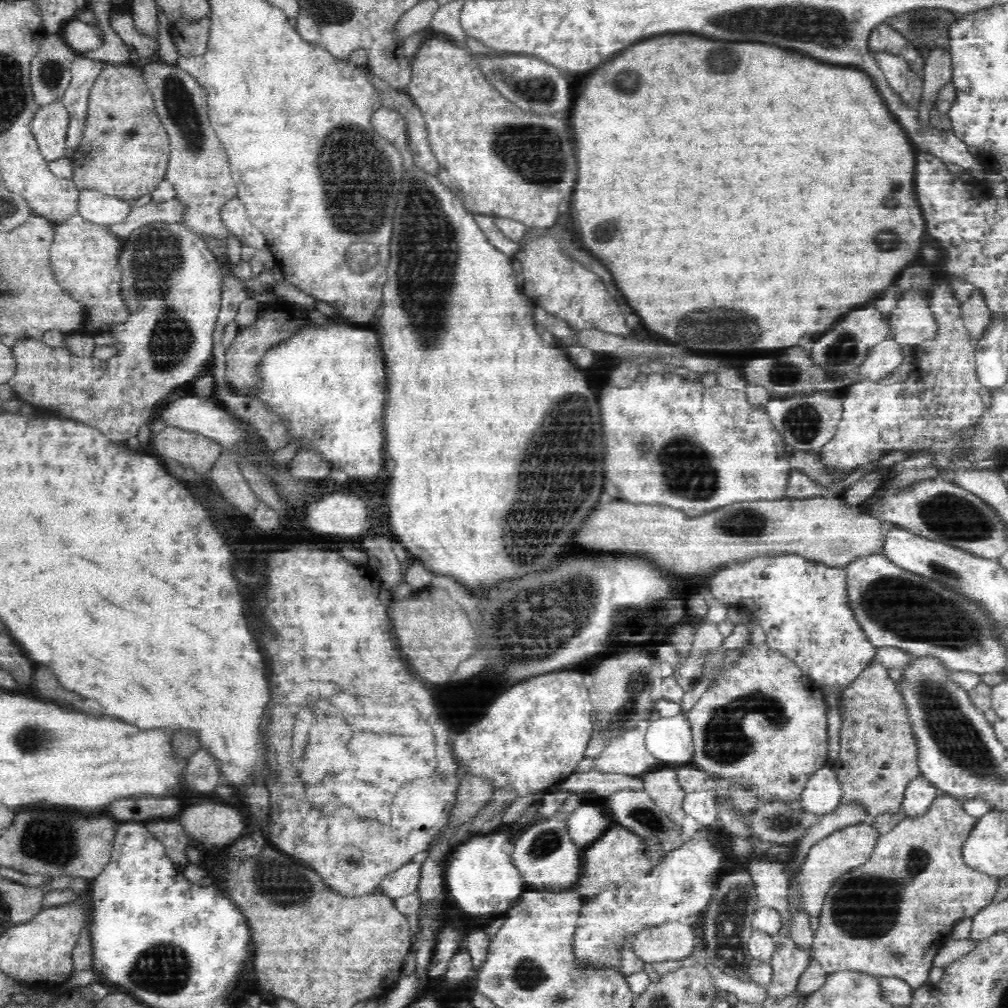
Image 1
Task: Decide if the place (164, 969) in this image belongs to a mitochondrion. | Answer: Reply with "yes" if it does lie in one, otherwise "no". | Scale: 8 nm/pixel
yes

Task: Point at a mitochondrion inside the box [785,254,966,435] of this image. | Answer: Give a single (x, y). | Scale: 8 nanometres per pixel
(843, 350)

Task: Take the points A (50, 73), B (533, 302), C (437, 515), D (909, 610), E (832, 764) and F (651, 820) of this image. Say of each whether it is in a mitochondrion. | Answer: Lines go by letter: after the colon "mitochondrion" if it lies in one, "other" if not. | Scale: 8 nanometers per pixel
A: mitochondrion
B: other
C: other
D: mitochondrion
E: other
F: mitochondrion

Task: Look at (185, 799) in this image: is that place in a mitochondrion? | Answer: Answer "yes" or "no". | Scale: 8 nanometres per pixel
no

